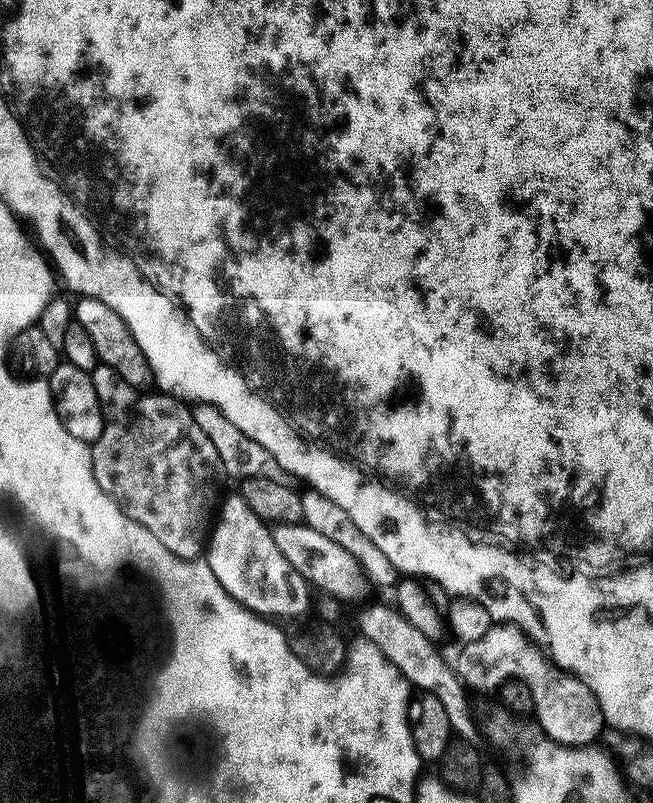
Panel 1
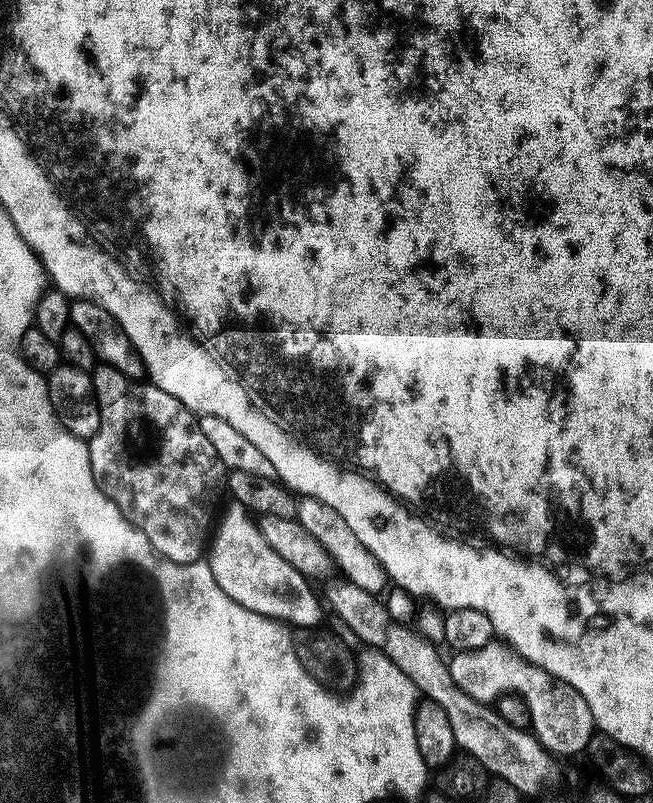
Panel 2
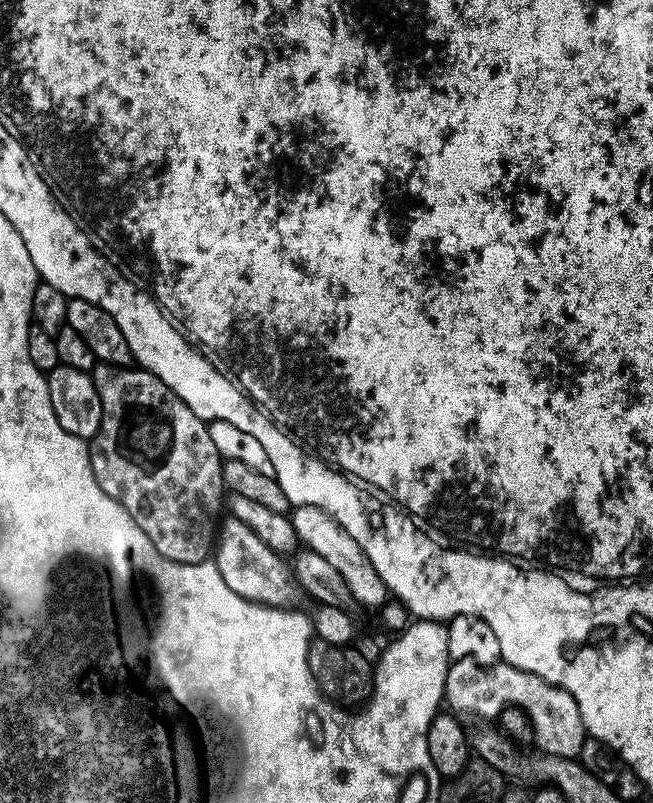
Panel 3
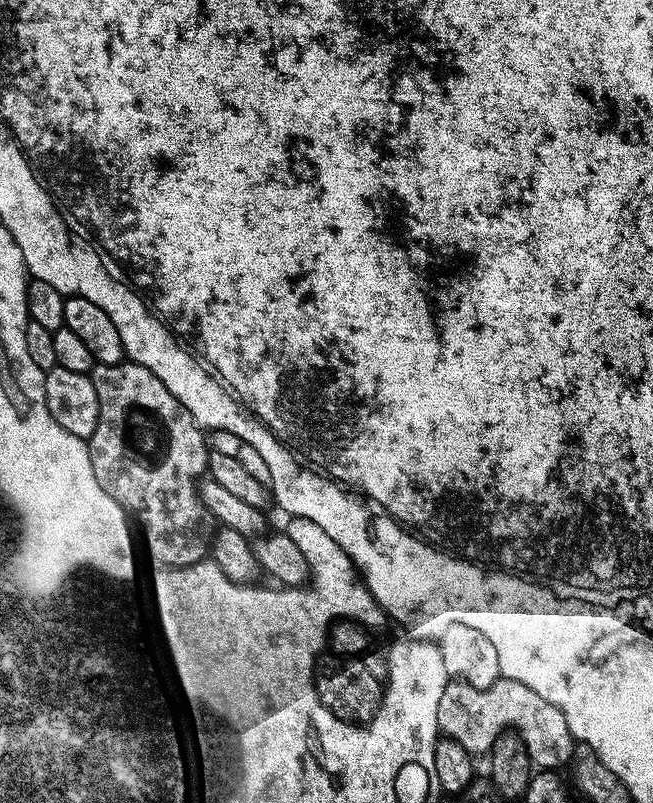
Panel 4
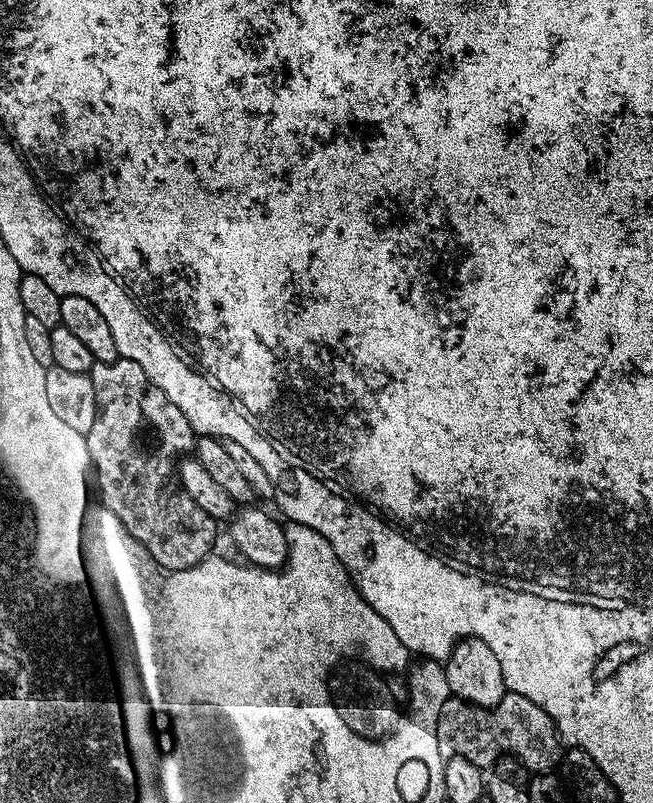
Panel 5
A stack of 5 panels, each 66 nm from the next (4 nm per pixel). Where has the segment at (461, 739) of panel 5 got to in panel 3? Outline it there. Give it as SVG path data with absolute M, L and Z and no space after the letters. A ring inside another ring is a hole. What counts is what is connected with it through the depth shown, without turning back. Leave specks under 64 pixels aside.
M452 660L444 683L444 700L453 713L481 716L484 722L495 721L509 706L520 708L530 718L534 744L540 747L537 749L549 756L575 760L586 739L582 714L569 692L503 662L481 666L473 660Z

